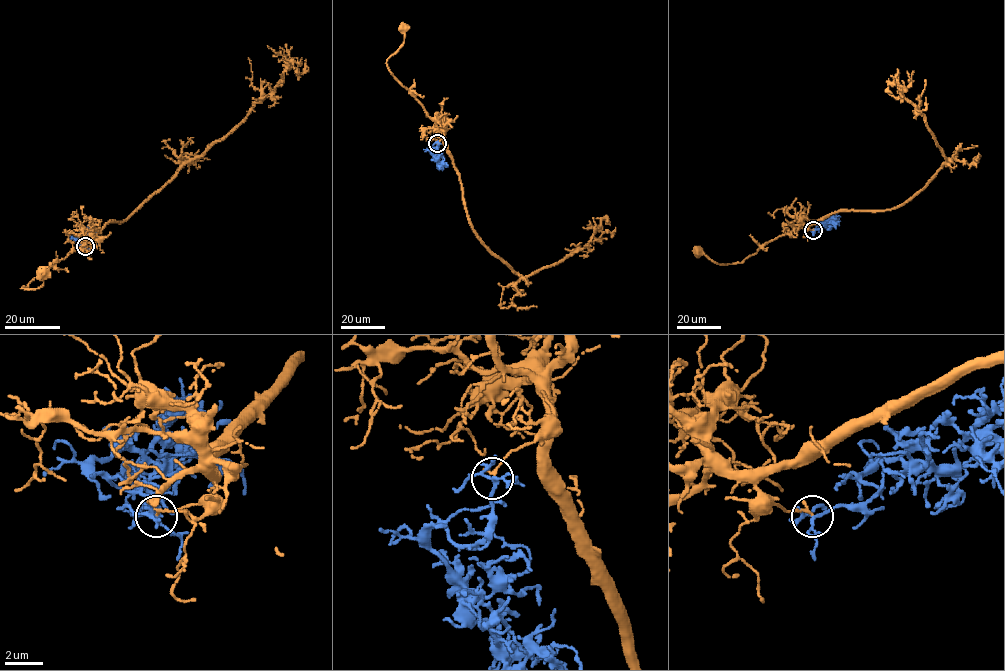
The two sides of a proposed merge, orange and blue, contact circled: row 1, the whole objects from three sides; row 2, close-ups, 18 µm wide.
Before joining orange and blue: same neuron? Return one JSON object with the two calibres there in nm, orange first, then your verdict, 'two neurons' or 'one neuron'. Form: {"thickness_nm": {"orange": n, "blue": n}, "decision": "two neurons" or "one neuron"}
{"thickness_nm": {"orange": 140, "blue": 150}, "decision": "two neurons"}

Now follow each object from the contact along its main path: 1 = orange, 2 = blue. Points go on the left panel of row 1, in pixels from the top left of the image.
1: (85, 247), (93, 241), (72, 251), (21, 288), (40, 287), (43, 273)
2: (85, 247), (82, 239), (85, 236), (96, 238), (98, 244)

